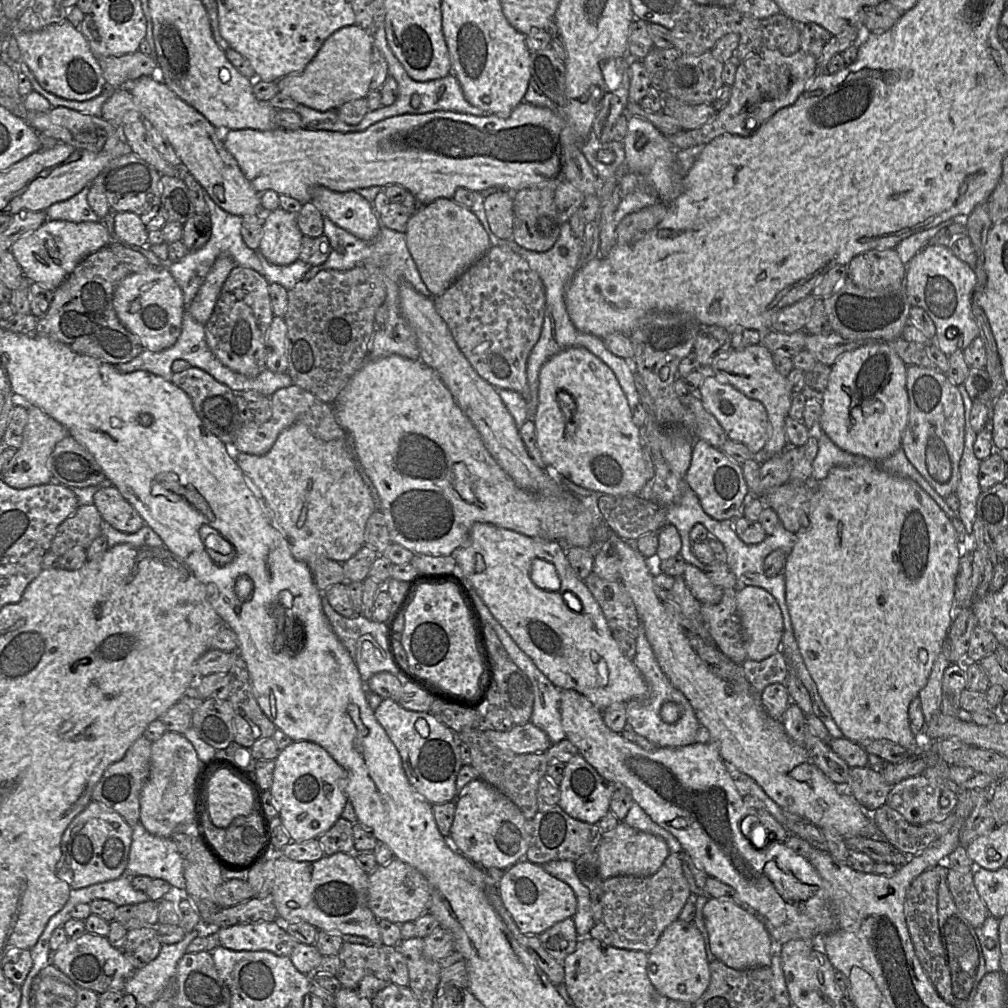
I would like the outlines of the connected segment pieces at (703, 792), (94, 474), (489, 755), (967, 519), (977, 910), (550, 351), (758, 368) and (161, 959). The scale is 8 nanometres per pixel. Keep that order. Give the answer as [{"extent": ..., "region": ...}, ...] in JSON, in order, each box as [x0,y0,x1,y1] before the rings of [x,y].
[{"extent":[560,689,836,936],"region":[[[573,689],[560,690],[560,714],[562,727],[565,731],[566,738],[568,738],[577,747],[579,753],[583,756],[583,758],[590,765],[592,765],[603,778],[614,784],[616,789],[626,790],[633,798],[633,801],[636,802],[646,812],[646,814],[652,819],[653,822],[670,832],[679,841],[683,851],[690,855],[695,865],[699,869],[703,870],[709,877],[715,878],[731,886],[736,891],[738,898],[742,902],[753,908],[756,911],[756,915],[758,917],[763,917],[769,920],[774,926],[795,924],[798,929],[809,929],[811,932],[813,932],[814,936],[828,934],[836,929],[836,921],[829,908],[831,886],[820,876],[818,871],[809,862],[809,860],[795,853],[784,843],[772,840],[769,837],[769,833],[765,833],[765,831],[768,831],[767,826],[763,826],[759,818],[758,821],[760,825],[758,826],[758,830],[750,836],[752,838],[752,843],[741,831],[741,821],[746,816],[751,814],[748,813],[748,809],[745,807],[745,804],[743,802],[743,797],[737,789],[735,782],[726,767],[726,762],[721,757],[719,747],[715,742],[695,742],[691,745],[683,747],[665,747],[655,748],[653,750],[645,750],[634,742],[625,740],[621,736],[621,734],[613,732],[605,724],[602,711],[598,709],[587,697]]]},{"extent":[48,437,113,488],"region":[[[73,437],[60,440],[48,459],[53,482],[70,488],[113,486],[93,455]]]},{"extent":[456,728,548,820],"region":[[[474,728],[456,733],[459,741],[470,749],[471,766],[476,770],[478,778],[504,794],[524,814],[527,820],[538,812],[537,789],[539,781],[546,776],[548,762],[546,753],[516,754],[505,752],[490,743],[484,733],[484,728]]]},{"extent":[954,384,981,534],"region":[[[964,384],[958,385],[964,403],[965,437],[964,449],[959,464],[959,481],[954,494],[959,499],[959,519],[968,534],[972,533],[976,519],[976,503],[981,493],[979,486],[980,460],[975,456],[973,445],[977,433],[971,427],[970,414],[973,400],[970,398]]]},{"extent":[947,868,990,928],"region":[[[973,868],[948,869],[947,872],[947,885],[957,909],[974,928],[979,928],[990,914],[973,878]]]},{"extent":[470,192,641,412],"region":[[[475,192],[475,201],[470,210],[483,225],[489,236],[491,246],[508,247],[510,250],[520,255],[527,261],[530,268],[538,273],[545,288],[546,304],[542,331],[539,340],[531,350],[526,365],[526,375],[530,391],[536,391],[538,396],[540,369],[551,356],[567,348],[581,346],[597,356],[613,371],[627,398],[631,411],[633,412],[634,407],[641,403],[641,401],[636,389],[634,375],[630,369],[630,361],[632,359],[624,359],[614,355],[605,347],[602,338],[577,330],[567,313],[565,291],[571,279],[582,265],[584,239],[579,239],[573,234],[570,223],[567,221],[561,225],[559,238],[550,250],[546,252],[527,250],[519,246],[513,239],[502,240],[491,231],[484,209],[484,201],[485,198],[483,197],[483,194],[481,194],[481,192]]]},{"extent":[707,344,793,463],"region":[[[756,344],[741,350],[731,349],[726,355],[712,363],[707,374],[712,374],[719,382],[731,385],[746,397],[761,402],[765,407],[770,424],[770,434],[760,455],[755,456],[759,462],[762,463],[788,448],[785,419],[788,416],[793,396],[787,378],[776,370],[773,355],[766,347]]]},{"extent":[124,922,218,1006],"region":[[[201,922],[200,928],[196,928],[193,931],[186,933],[185,937],[180,942],[168,945],[162,944],[162,948],[157,958],[147,964],[145,967],[136,970],[135,974],[126,982],[124,992],[133,995],[139,1005],[151,1006],[151,1004],[158,1000],[163,994],[163,990],[169,981],[173,980],[177,965],[183,955],[187,953],[186,949],[188,945],[195,938],[199,936],[206,936],[208,932],[217,930],[218,929],[204,928]]]}]

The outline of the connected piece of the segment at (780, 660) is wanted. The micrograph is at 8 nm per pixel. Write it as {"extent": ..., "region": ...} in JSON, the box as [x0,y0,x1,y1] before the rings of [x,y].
{"extent":[741,648,788,694],"region":[[[780,648],[761,661],[746,659],[741,666],[756,694],[763,692],[770,684],[784,683],[788,676],[787,660]]]}

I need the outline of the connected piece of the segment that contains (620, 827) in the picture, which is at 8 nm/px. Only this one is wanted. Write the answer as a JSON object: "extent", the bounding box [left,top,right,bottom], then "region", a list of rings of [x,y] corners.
{"extent":[596,821,670,880],"region":[[[619,821],[610,832],[602,834],[596,852],[603,880],[622,875],[650,877],[660,869],[670,854],[668,845],[662,837],[632,828],[623,821]]]}

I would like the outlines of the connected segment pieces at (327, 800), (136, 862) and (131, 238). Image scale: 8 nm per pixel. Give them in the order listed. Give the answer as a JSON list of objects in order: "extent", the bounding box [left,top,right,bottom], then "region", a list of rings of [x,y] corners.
[{"extent":[269,741,348,842],"region":[[[310,741],[292,742],[275,759],[269,791],[291,842],[318,839],[341,818],[348,801],[346,770],[320,745]]]},{"extent":[125,823,188,897],"region":[[[139,823],[133,828],[129,862],[125,875],[163,879],[173,887],[173,895],[188,897],[184,878],[185,859],[172,838],[151,834]]]},{"extent":[113,212,149,249],"region":[[[116,212],[113,217],[114,240],[124,245],[149,249],[148,233],[141,217],[132,212]]]}]

